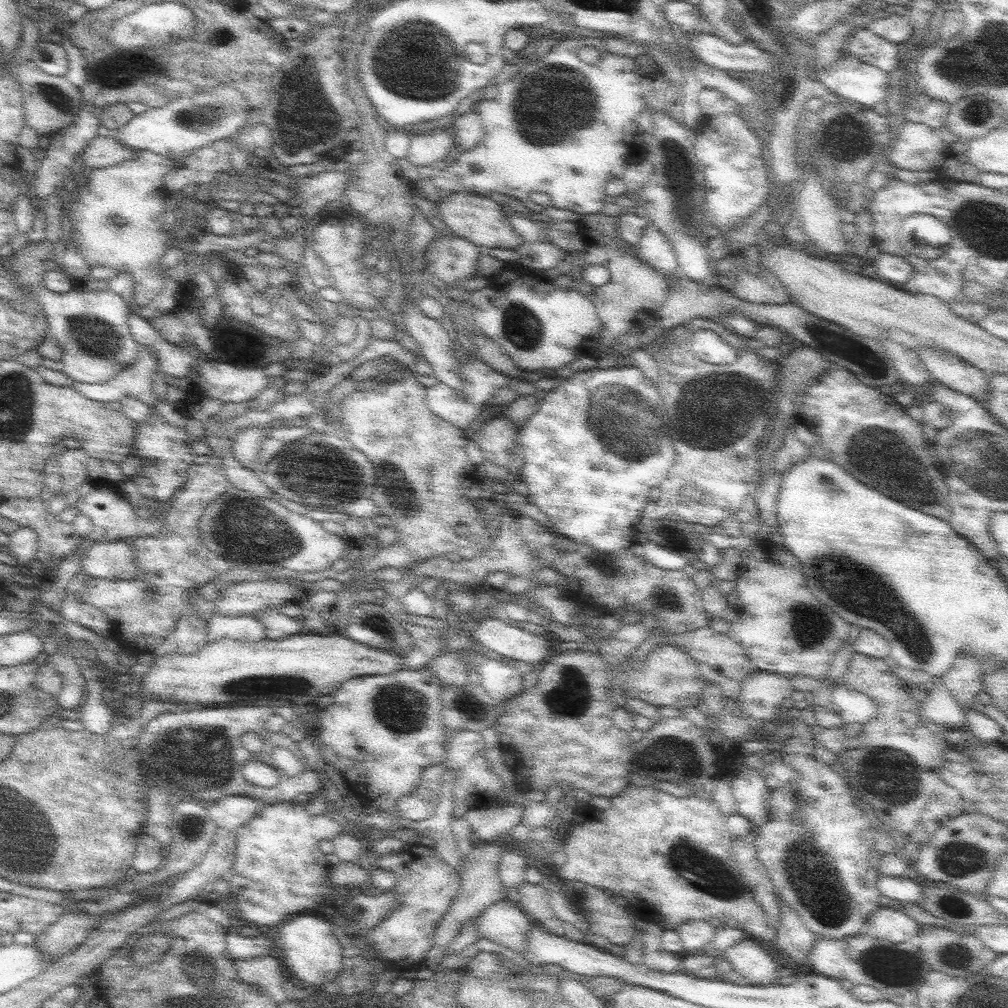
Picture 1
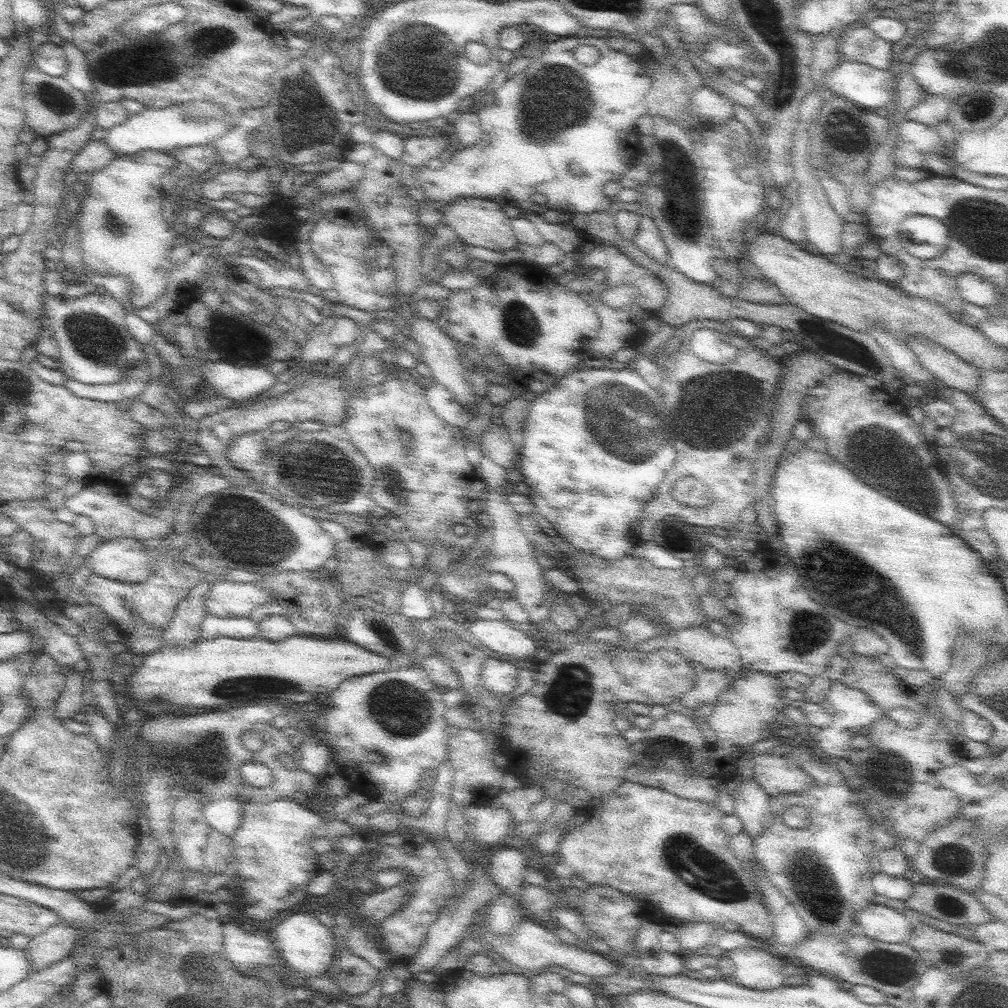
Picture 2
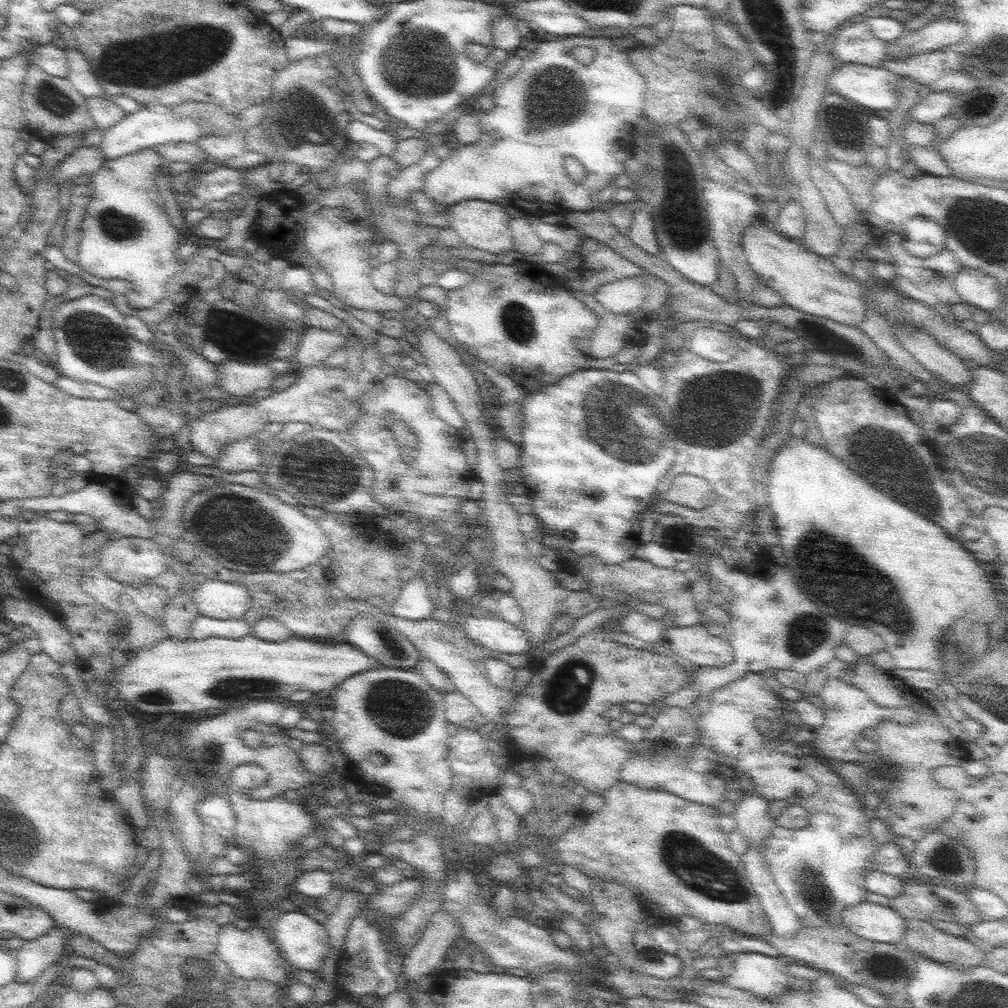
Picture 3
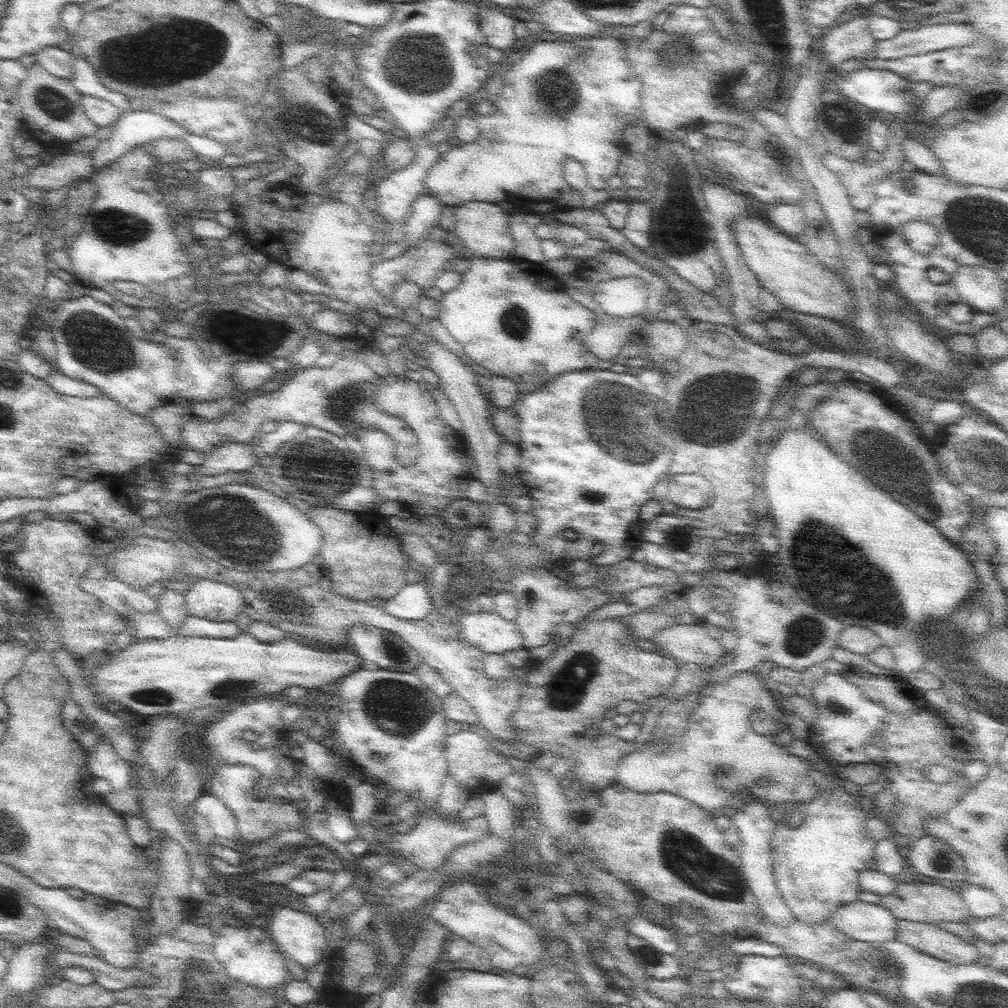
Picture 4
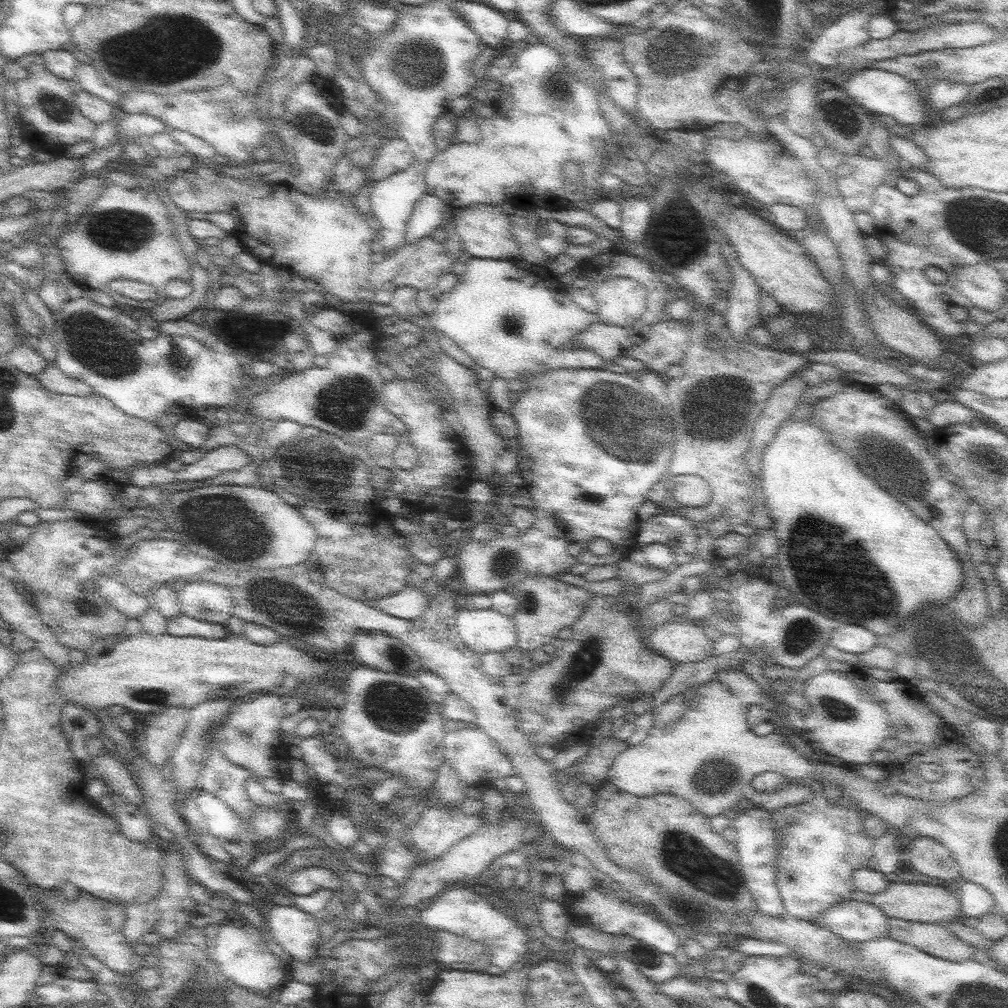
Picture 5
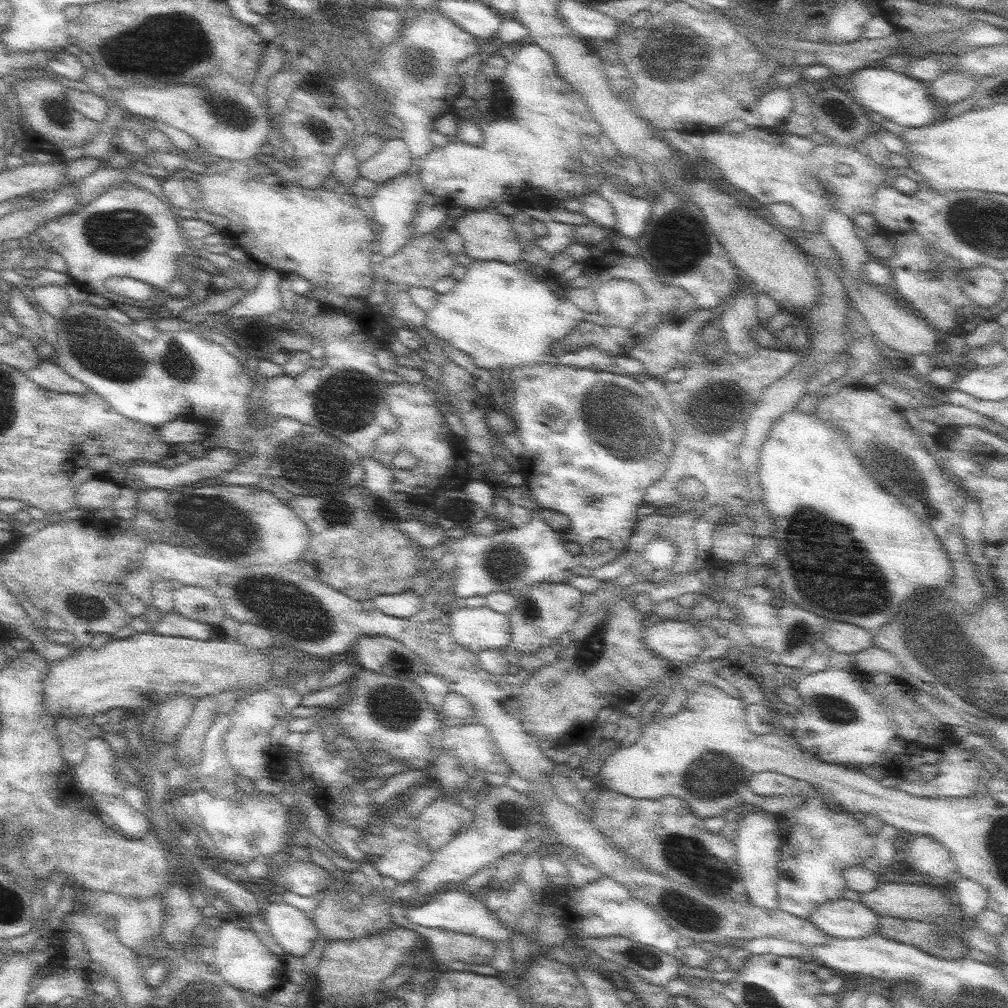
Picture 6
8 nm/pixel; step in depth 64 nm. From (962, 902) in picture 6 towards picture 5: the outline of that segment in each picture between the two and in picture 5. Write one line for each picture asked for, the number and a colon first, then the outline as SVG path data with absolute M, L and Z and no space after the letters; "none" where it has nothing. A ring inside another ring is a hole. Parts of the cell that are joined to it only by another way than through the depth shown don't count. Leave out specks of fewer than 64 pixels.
5: M957 882L957 896L961 900L961 912L963 918L981 918L983 914L997 912L993 896L987 892L987 888L973 884L973 882Z

